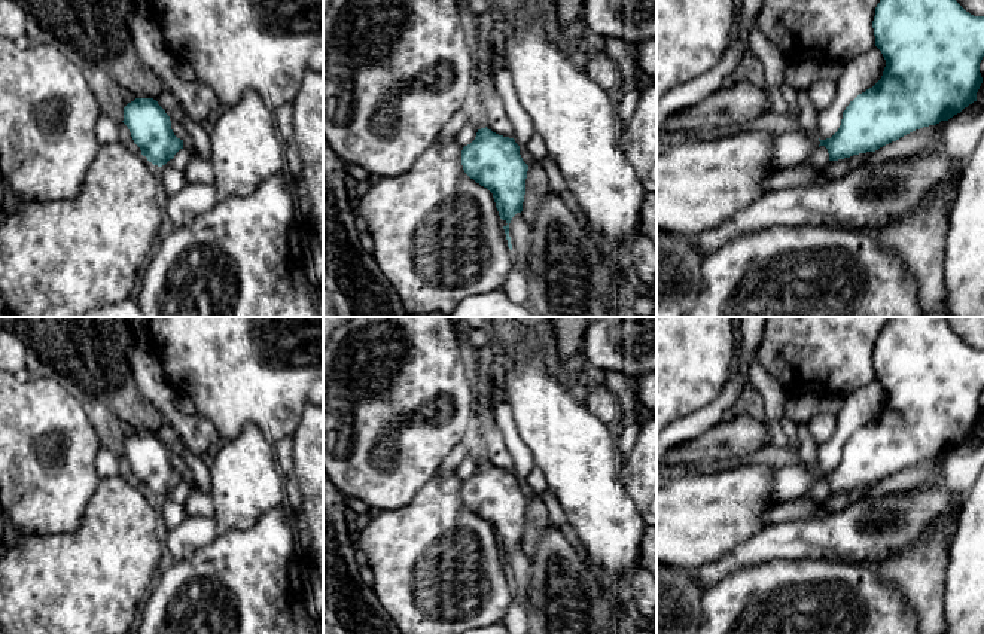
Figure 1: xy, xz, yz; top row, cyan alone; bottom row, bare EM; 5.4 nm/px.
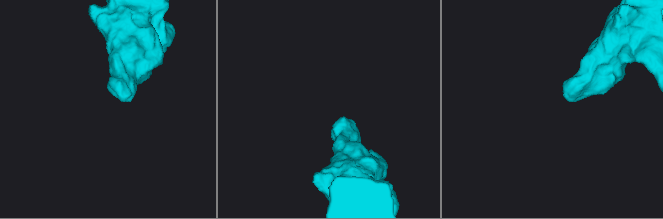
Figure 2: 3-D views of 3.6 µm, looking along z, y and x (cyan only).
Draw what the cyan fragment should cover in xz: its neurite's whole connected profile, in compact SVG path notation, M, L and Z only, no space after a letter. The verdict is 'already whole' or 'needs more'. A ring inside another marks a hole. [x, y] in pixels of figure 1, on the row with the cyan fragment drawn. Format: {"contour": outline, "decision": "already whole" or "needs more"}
{"contour": "M485 127L463 147L461 165L470 179L493 193L499 216L508 223L503 229L512 250L509 223L523 211L528 171L520 155L520 146L514 138L499 135Z", "decision": "already whole"}

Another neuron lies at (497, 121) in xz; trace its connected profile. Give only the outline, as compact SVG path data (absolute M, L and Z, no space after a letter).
M484 61L478 67L476 89L482 94L482 107L487 116L487 128L493 132L514 138L514 127L506 115L503 101L494 85L494 63Z

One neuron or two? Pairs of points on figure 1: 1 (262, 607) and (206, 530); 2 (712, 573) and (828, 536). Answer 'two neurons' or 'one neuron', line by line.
1: two neurons
2: one neuron

